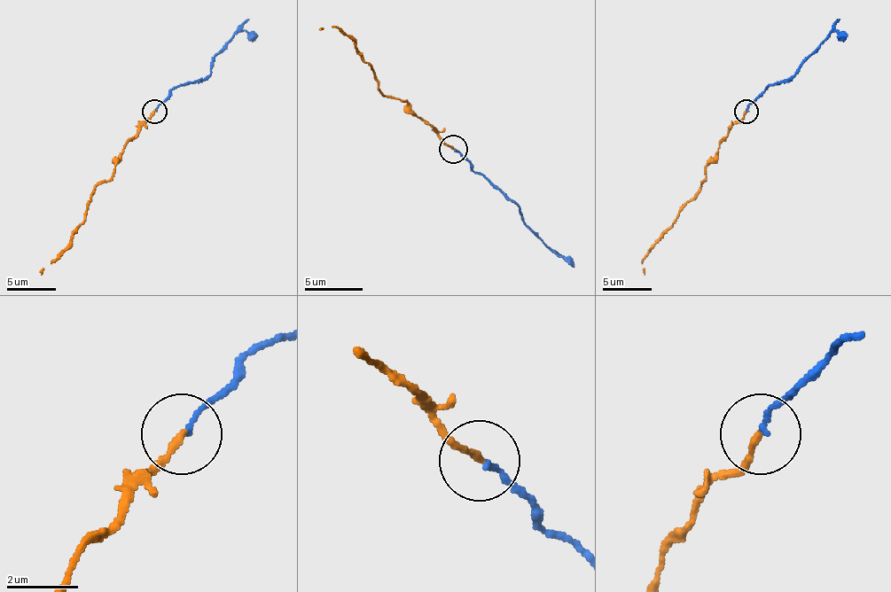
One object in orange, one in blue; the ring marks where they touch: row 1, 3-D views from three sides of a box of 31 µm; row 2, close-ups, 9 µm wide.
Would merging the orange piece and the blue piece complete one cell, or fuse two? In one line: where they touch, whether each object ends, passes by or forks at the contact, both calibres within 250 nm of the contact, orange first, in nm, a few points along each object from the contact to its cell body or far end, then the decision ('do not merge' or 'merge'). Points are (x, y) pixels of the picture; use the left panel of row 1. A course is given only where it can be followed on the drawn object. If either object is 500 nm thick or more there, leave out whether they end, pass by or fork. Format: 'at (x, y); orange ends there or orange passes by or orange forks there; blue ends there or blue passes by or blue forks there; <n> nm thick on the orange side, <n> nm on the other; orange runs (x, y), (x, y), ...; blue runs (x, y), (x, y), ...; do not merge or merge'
at (154, 111); orange ends there; blue ends there; 180 nm thick on the orange side, 120 nm on the other; orange runs (153, 111), (127, 143), (114, 175), (95, 191), (85, 221), (41, 275); blue runs (156, 111), (173, 89), (205, 79), (213, 59), (239, 32), (245, 29), (256, 37); merge

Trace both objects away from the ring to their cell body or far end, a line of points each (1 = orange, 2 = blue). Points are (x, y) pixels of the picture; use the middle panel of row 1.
1: (452, 148), (406, 102), (383, 93), (371, 67), (337, 27), (319, 30)
2: (455, 148), (475, 171), (512, 200), (521, 220), (574, 267)

